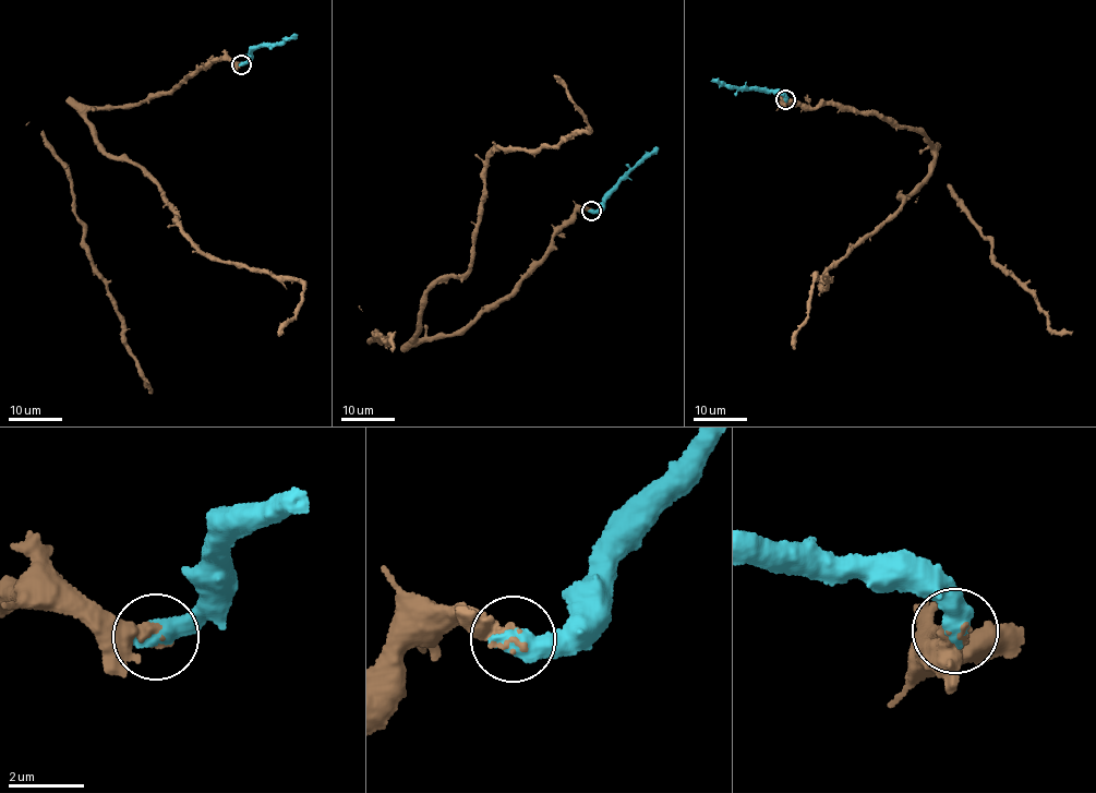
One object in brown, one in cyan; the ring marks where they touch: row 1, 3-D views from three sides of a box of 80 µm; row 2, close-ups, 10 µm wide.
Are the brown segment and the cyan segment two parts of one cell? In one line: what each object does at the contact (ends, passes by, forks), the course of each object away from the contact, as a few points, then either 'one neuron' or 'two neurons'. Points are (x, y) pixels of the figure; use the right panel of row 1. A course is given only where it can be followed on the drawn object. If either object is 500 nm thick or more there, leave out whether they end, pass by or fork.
brown via (784, 99), (876, 115), (934, 153), (926, 181), (829, 268), (828, 285), (813, 277), (794, 349) | cyan via (786, 99), (780, 94), (754, 86), (735, 86), (711, 80) | one neuron

